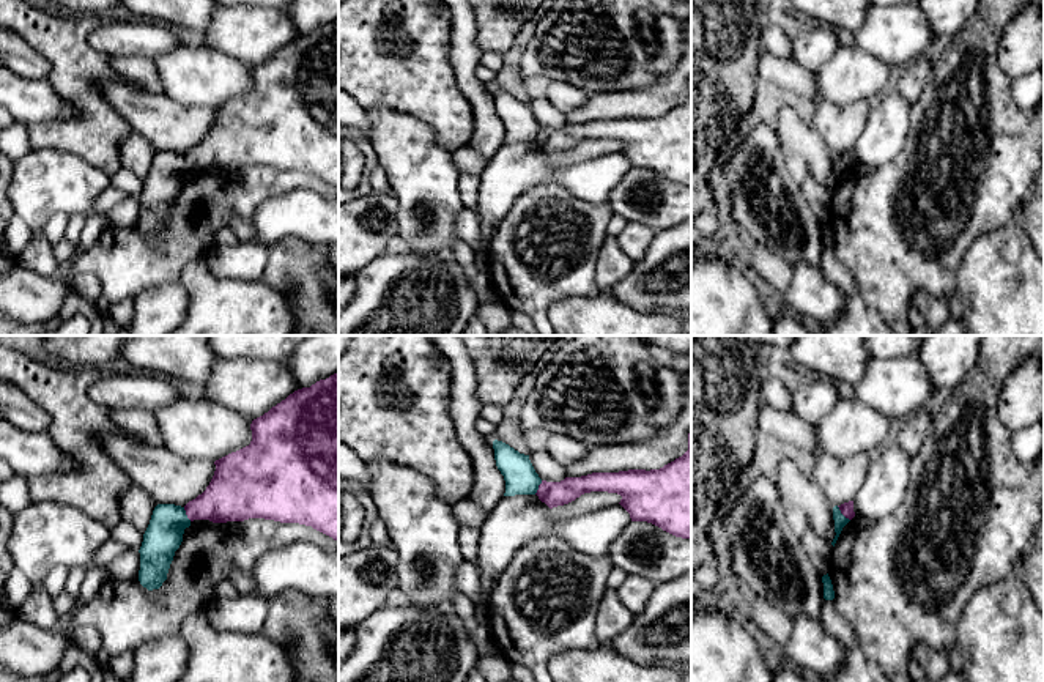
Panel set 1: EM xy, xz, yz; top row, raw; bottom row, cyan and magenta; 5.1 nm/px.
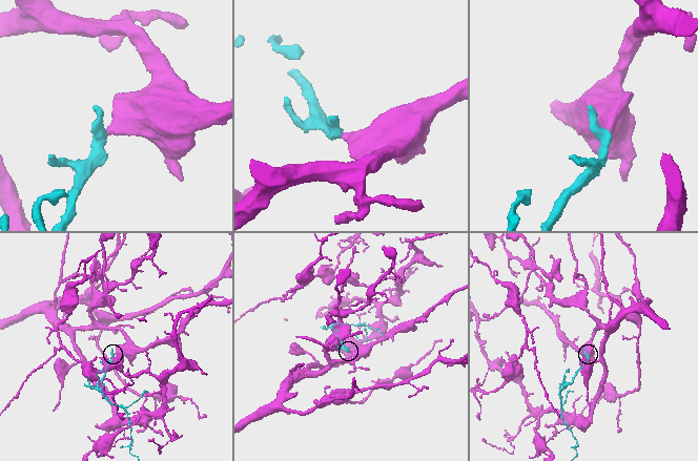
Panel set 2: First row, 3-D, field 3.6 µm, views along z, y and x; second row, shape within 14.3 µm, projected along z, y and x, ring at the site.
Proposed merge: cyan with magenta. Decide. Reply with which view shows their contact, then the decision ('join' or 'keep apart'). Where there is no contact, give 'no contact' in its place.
yz | keep apart

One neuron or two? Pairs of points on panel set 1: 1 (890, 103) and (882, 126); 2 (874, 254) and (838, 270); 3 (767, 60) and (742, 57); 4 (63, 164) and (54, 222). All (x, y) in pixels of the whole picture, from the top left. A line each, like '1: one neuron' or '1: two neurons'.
1: one neuron
2: two neurons
3: two neurons
4: two neurons

